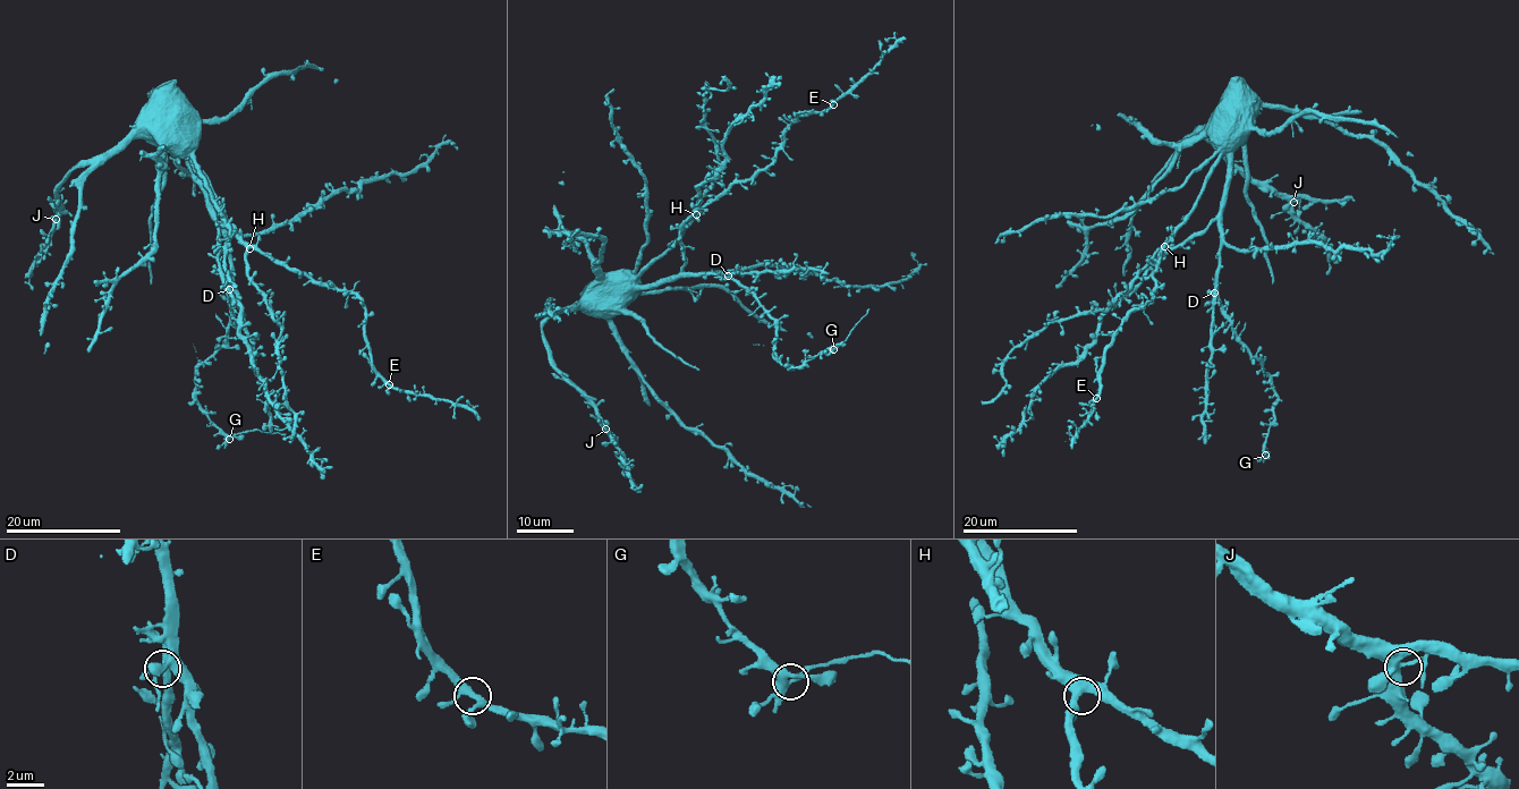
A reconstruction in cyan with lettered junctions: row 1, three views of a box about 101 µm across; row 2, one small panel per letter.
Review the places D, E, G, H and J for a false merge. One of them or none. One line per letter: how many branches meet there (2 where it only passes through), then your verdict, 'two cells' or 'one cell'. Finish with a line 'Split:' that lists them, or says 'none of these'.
D: 4 | one cell
E: 4 | one cell
G: 4 | two cells
H: 4 | one cell
J: 4 | one cell
Split: G

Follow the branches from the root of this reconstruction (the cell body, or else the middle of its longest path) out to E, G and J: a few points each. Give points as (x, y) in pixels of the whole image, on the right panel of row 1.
E: (1216, 164), (1193, 208), (1163, 243), (1153, 278), (1156, 279), (1151, 302), (1130, 312), (1105, 351), (1096, 398)
G: (1216, 164), (1224, 153), (1229, 154), (1216, 299), (1235, 339), (1261, 363), (1275, 389), (1278, 403), (1265, 454)
J: (1216, 164), (1223, 125), (1218, 121), (1213, 127), (1206, 124), (1197, 127), (1232, 162), (1293, 202)

